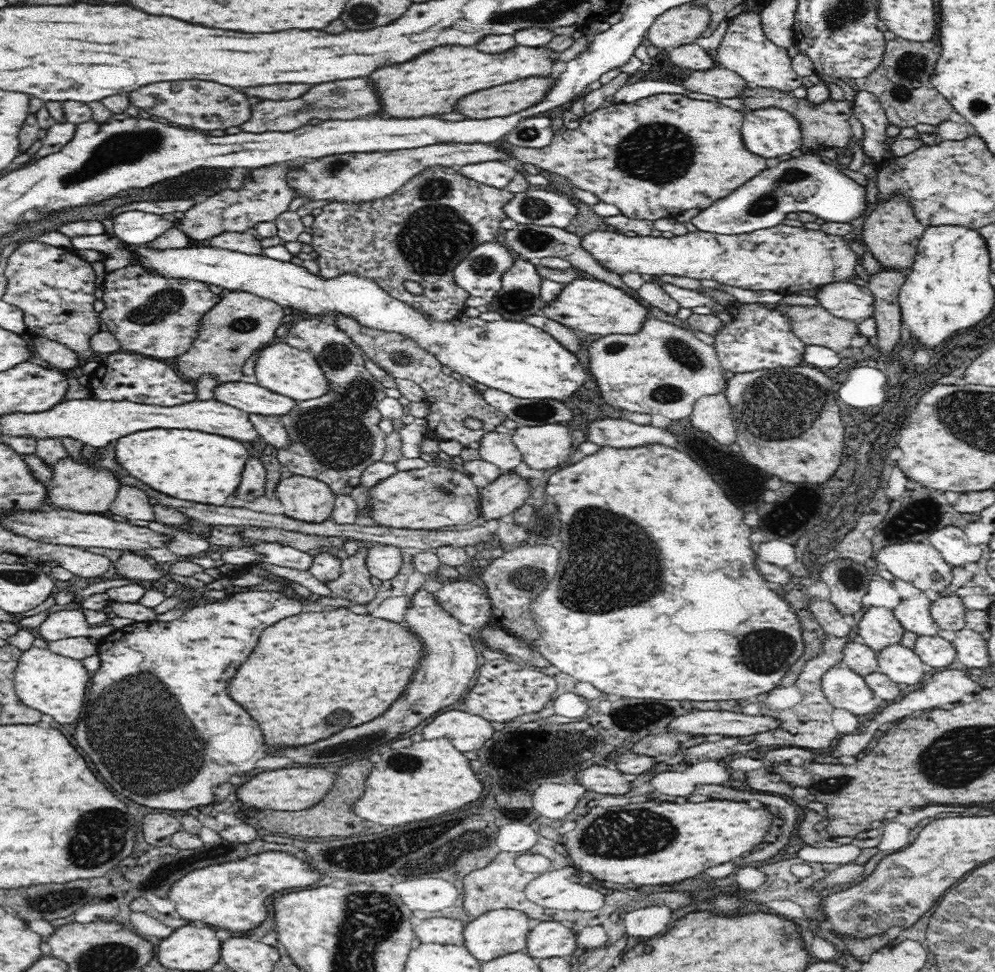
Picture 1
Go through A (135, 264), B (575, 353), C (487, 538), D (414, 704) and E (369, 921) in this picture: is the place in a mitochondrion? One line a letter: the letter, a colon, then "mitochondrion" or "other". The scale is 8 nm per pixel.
A: other
B: other
C: other
D: mitochondrion
E: mitochondrion

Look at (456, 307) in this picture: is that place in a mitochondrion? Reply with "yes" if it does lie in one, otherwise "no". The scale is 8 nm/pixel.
no

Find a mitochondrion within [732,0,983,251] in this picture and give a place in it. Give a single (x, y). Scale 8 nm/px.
(910, 66)

